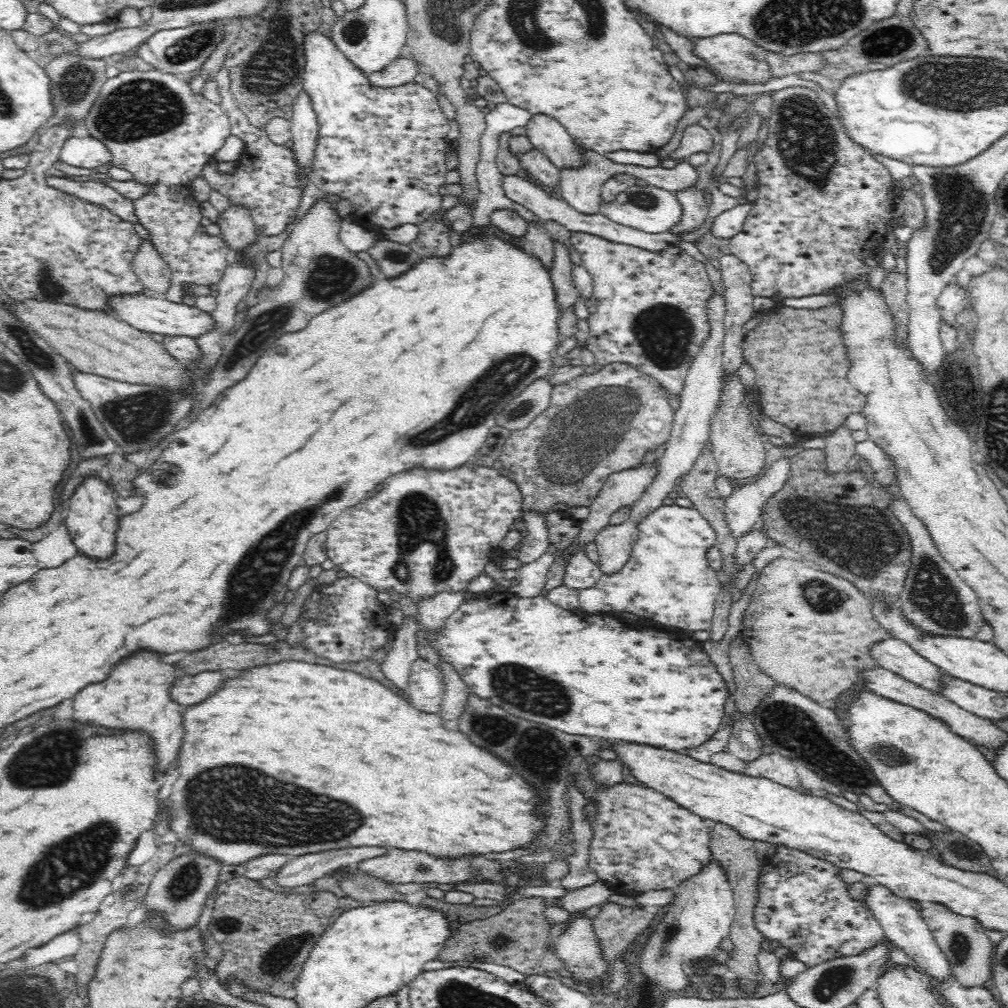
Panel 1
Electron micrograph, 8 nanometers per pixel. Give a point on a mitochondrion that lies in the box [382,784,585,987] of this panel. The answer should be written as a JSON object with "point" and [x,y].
{"point":[494,940]}

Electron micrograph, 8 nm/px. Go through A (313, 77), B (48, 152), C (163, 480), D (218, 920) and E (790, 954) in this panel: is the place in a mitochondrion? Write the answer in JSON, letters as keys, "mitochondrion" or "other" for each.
{"A":"other","B":"other","C":"other","D":"mitochondrion","E":"other"}

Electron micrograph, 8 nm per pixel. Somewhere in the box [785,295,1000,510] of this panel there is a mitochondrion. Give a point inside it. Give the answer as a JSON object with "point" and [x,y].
{"point":[962,390]}

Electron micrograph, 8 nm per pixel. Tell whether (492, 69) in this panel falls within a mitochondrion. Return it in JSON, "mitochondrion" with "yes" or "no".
{"mitochondrion":"no"}

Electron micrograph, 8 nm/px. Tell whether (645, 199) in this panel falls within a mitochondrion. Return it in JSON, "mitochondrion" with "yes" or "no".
{"mitochondrion":"yes"}

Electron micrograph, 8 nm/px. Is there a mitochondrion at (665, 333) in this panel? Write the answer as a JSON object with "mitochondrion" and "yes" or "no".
{"mitochondrion":"yes"}

